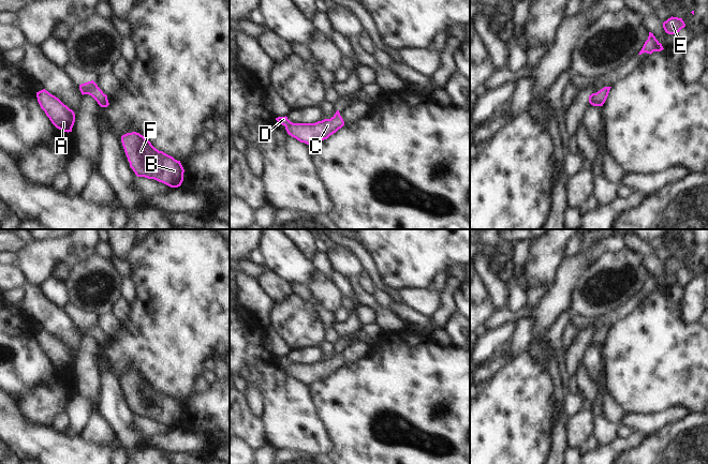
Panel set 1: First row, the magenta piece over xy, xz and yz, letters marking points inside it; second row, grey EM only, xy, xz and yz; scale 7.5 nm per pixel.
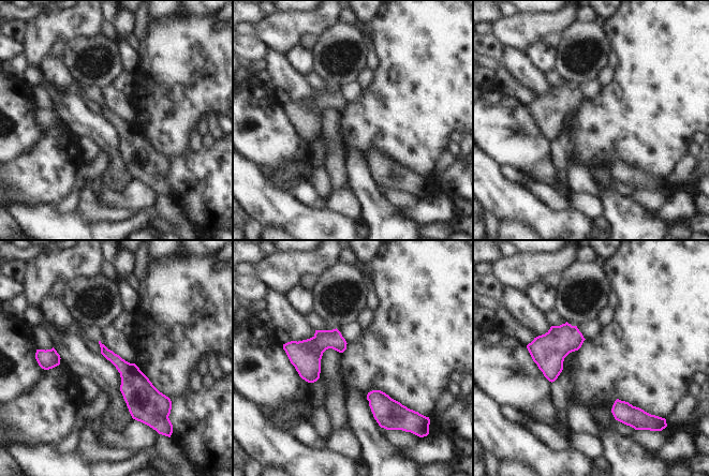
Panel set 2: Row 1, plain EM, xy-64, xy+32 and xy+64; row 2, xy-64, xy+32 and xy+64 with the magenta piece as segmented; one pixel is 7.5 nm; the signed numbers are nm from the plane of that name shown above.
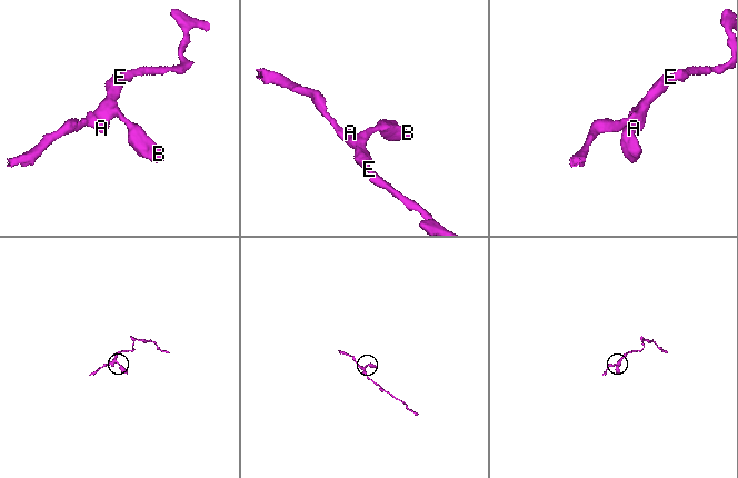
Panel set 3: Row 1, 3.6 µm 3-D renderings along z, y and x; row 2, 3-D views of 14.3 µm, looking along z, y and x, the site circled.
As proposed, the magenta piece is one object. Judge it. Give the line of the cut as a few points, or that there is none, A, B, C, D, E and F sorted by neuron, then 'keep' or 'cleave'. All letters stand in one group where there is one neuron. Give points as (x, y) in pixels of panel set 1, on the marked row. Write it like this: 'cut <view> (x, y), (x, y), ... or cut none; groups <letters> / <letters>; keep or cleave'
cut none; groups A B C D E F; keep

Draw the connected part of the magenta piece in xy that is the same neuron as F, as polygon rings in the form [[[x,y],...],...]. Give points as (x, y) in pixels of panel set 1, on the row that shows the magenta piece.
[[[136,132],[122,135],[121,143],[130,167],[137,177],[154,179],[171,188],[181,185],[185,169],[180,161],[159,151]]]

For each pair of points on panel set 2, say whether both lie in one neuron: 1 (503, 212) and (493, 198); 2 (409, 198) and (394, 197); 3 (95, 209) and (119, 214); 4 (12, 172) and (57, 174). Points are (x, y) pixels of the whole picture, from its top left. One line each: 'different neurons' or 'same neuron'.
1: same neuron
2: same neuron
3: same neuron
4: same neuron

